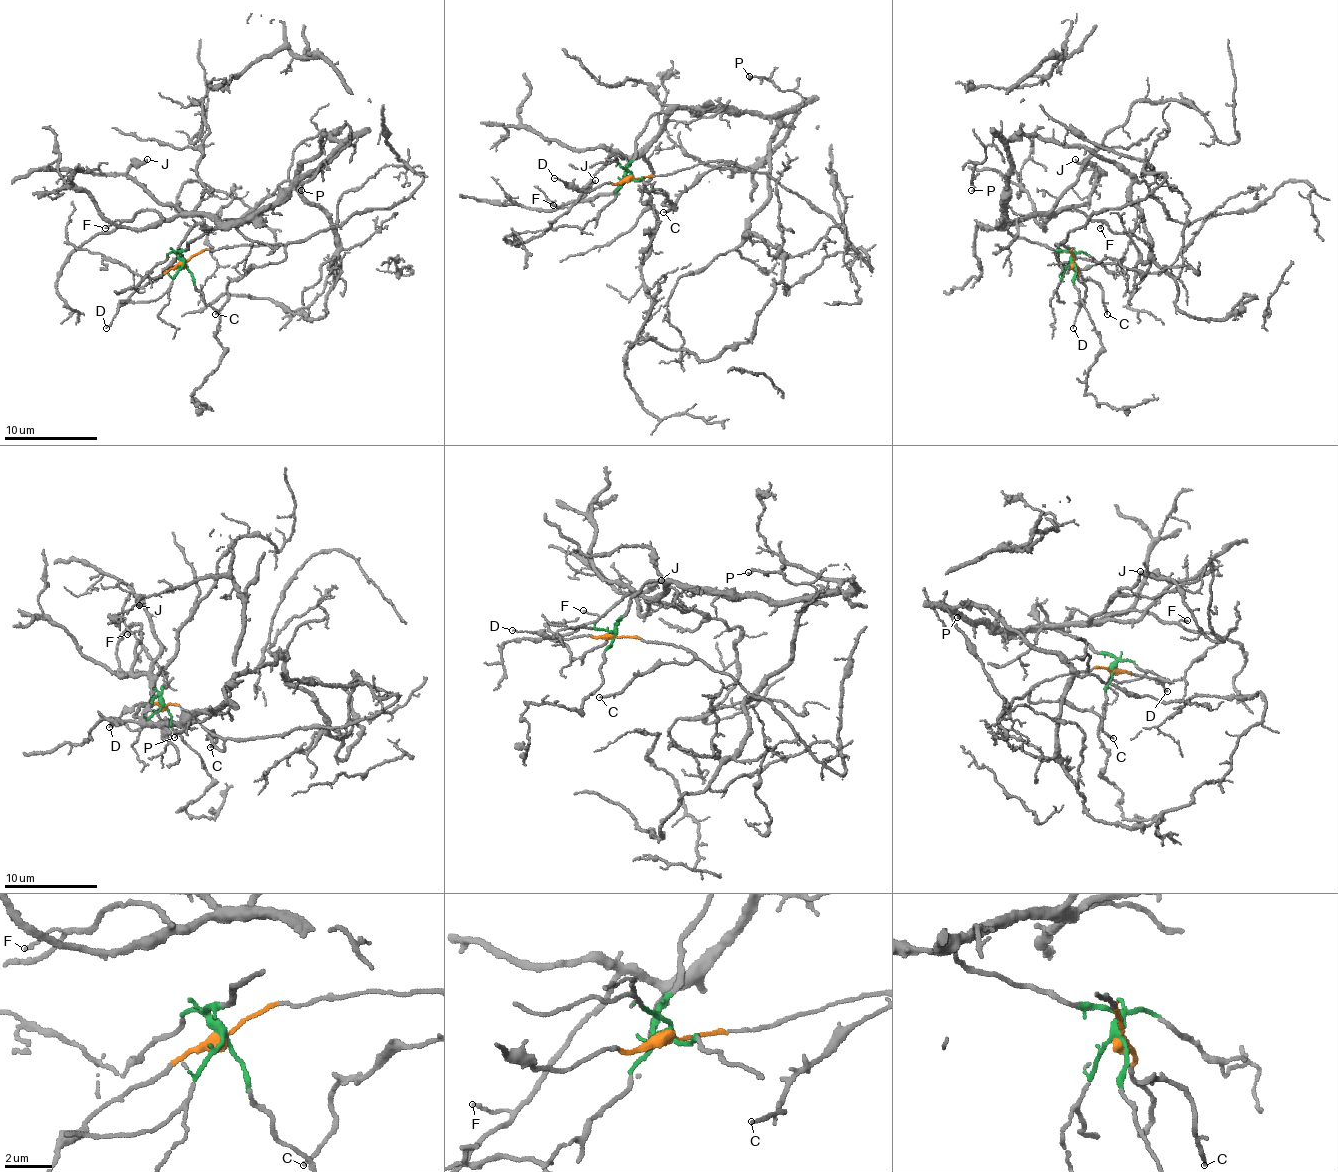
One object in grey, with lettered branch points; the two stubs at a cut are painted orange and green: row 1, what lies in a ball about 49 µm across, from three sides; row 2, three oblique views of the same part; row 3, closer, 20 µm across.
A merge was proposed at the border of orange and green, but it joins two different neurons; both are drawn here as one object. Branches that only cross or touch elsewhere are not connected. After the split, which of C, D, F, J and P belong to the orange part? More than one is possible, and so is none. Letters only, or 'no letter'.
C, D

